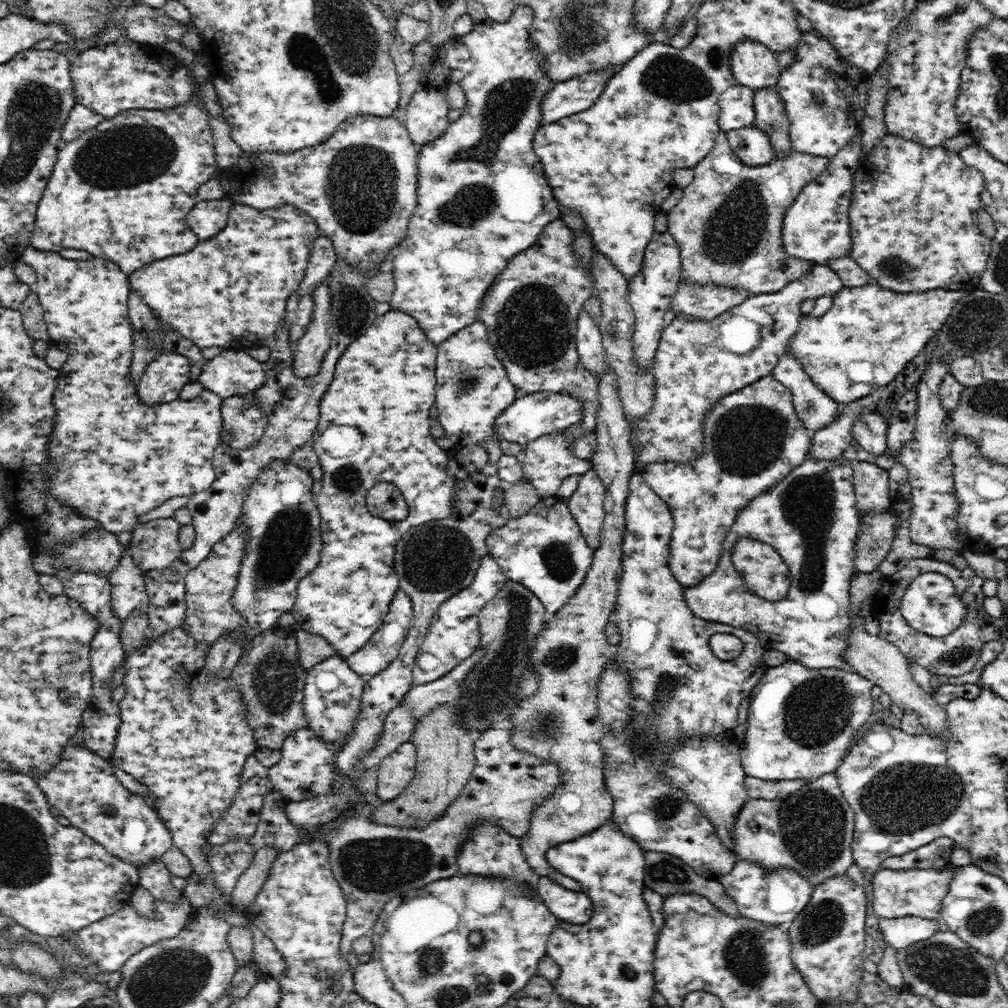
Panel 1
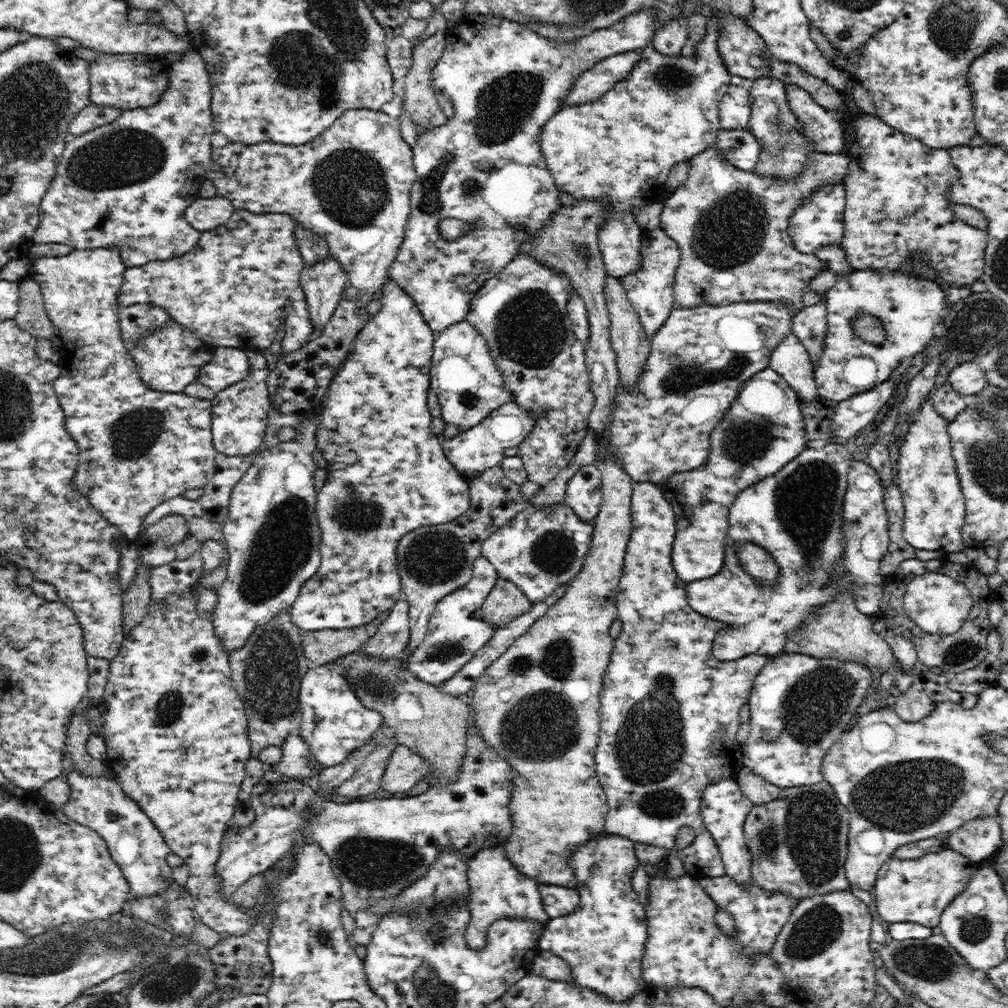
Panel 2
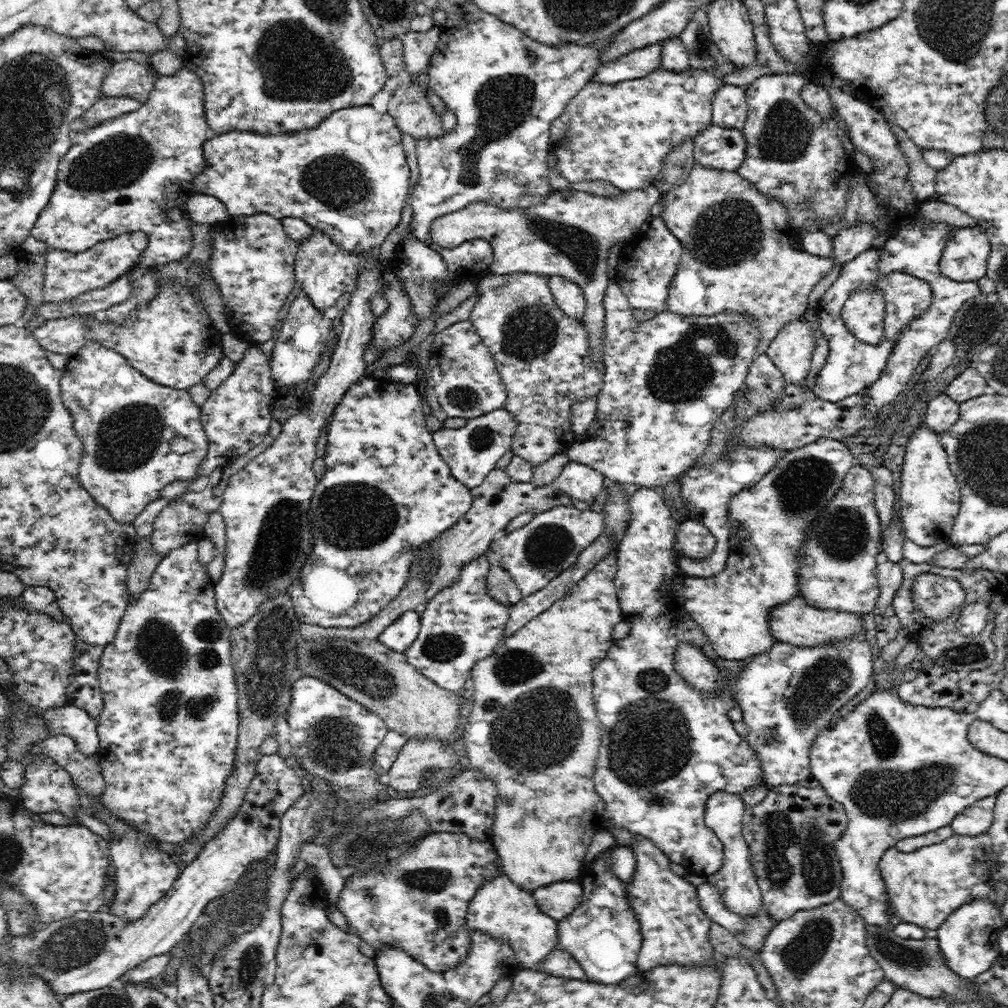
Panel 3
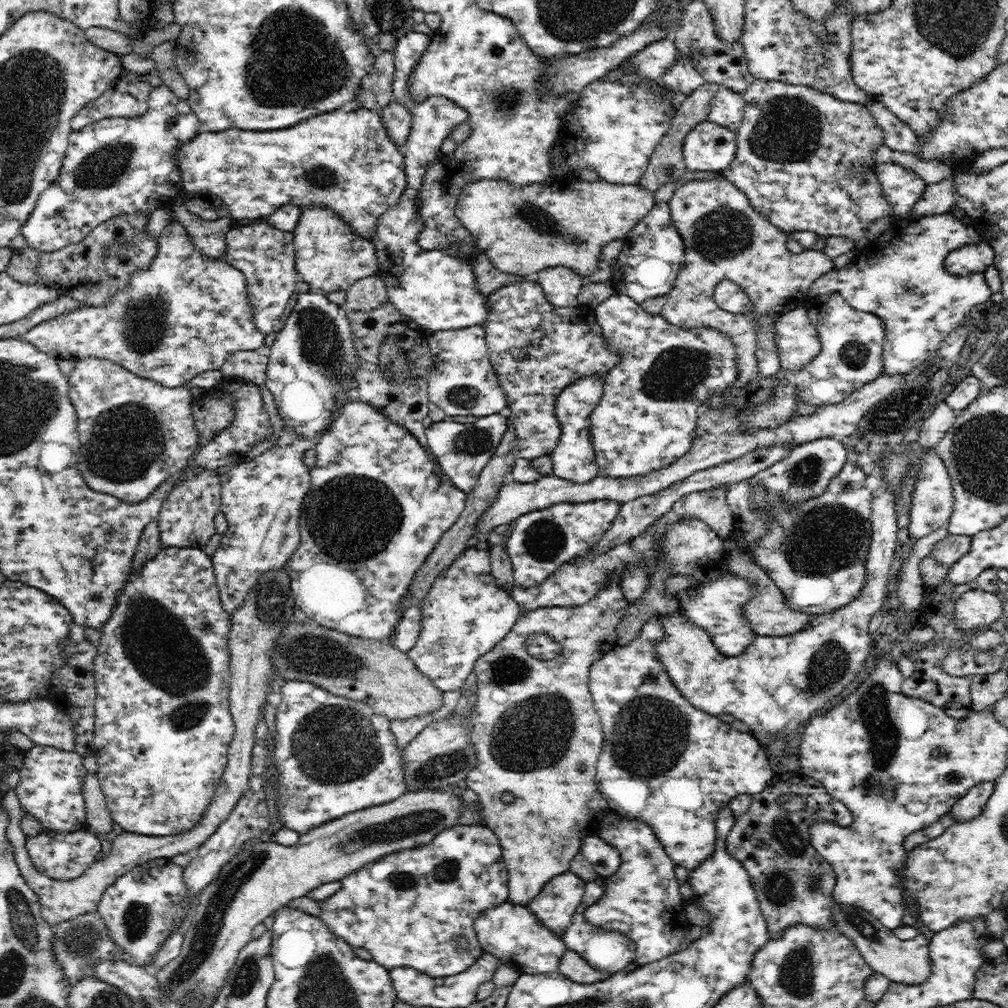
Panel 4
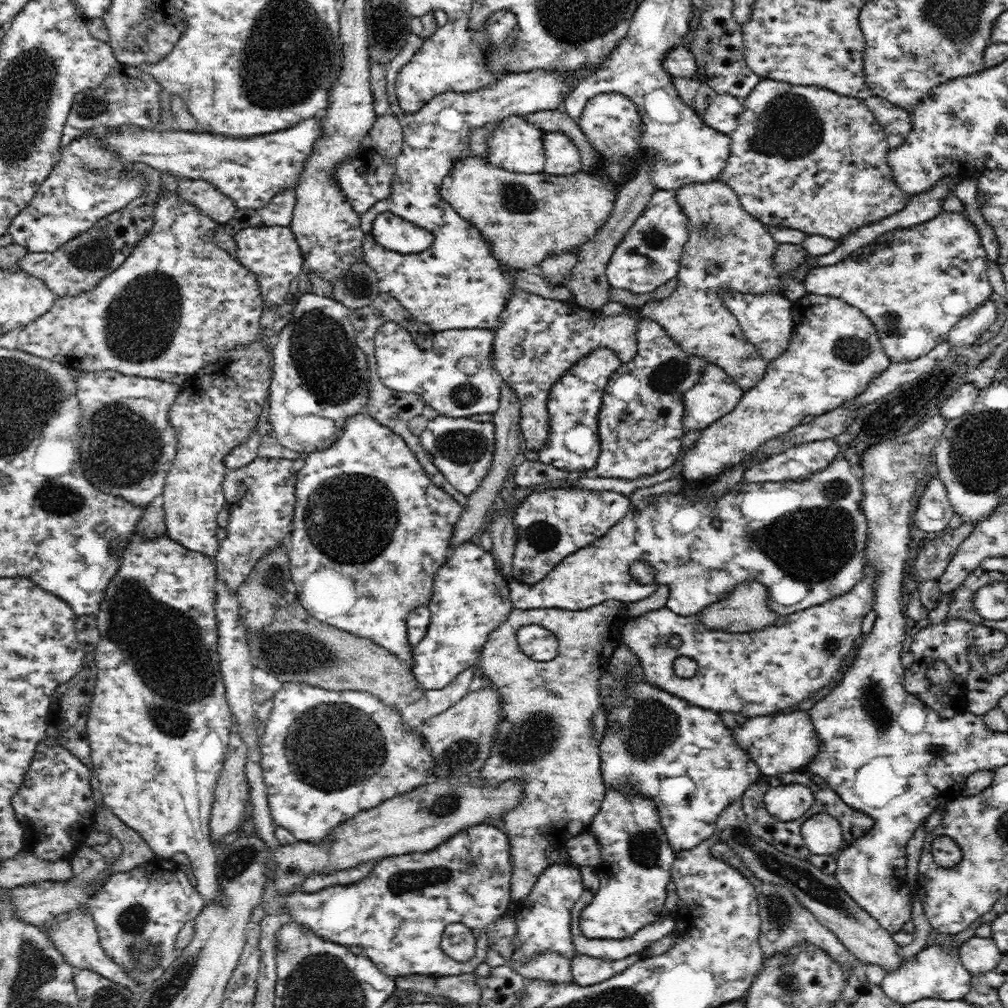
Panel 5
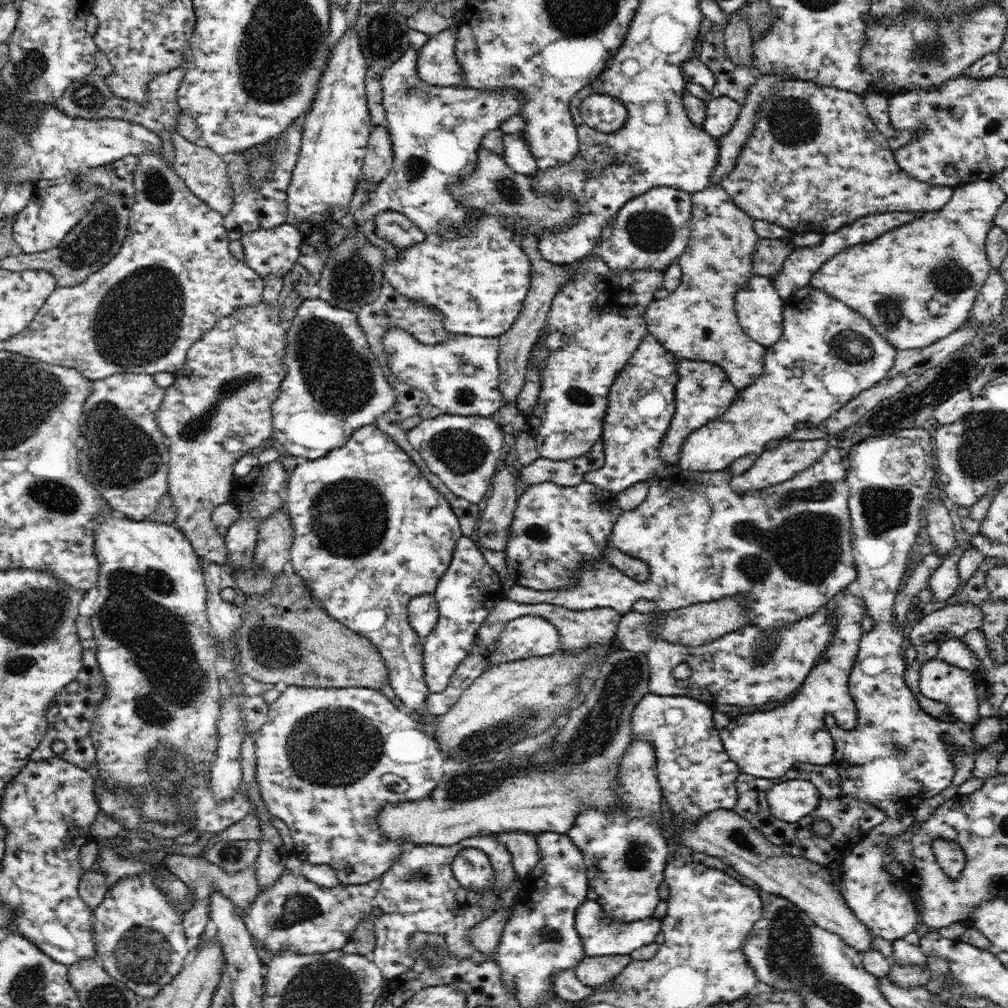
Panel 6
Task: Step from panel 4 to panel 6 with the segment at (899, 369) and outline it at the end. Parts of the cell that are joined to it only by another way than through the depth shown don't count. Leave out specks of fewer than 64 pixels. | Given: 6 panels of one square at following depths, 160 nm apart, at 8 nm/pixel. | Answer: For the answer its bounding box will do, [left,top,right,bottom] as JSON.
[809,179,1006,351]

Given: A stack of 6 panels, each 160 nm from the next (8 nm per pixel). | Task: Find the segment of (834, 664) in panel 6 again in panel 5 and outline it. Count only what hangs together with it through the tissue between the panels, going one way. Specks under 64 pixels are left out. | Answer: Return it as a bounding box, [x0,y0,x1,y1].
[732,711,822,776]

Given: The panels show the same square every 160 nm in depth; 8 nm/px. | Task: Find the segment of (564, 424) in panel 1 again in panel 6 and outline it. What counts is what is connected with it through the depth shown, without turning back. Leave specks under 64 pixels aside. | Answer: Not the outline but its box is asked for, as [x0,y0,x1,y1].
[406,414,504,504]

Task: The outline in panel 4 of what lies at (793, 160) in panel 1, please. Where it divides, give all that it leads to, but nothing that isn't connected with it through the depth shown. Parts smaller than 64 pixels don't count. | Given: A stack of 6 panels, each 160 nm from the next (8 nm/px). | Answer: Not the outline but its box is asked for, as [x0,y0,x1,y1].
[661,174,834,387]

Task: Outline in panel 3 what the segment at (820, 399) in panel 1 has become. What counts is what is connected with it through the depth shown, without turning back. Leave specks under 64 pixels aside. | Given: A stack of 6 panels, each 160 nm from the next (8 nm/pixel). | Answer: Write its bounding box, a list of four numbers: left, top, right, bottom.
[764,316,816,385]

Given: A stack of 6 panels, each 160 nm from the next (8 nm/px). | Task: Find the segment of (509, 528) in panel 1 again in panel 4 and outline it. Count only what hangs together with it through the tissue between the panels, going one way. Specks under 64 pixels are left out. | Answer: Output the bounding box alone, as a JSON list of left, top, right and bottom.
[505,500,620,586]

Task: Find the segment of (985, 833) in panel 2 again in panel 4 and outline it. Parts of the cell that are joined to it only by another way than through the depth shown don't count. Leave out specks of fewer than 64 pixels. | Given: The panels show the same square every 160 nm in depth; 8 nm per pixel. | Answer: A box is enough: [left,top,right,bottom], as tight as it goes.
[951,781,995,823]

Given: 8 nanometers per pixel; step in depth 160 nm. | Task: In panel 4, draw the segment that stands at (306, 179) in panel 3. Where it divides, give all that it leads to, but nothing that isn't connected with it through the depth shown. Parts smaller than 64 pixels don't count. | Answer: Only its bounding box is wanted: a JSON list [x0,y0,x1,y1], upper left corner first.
[178,105,406,240]

